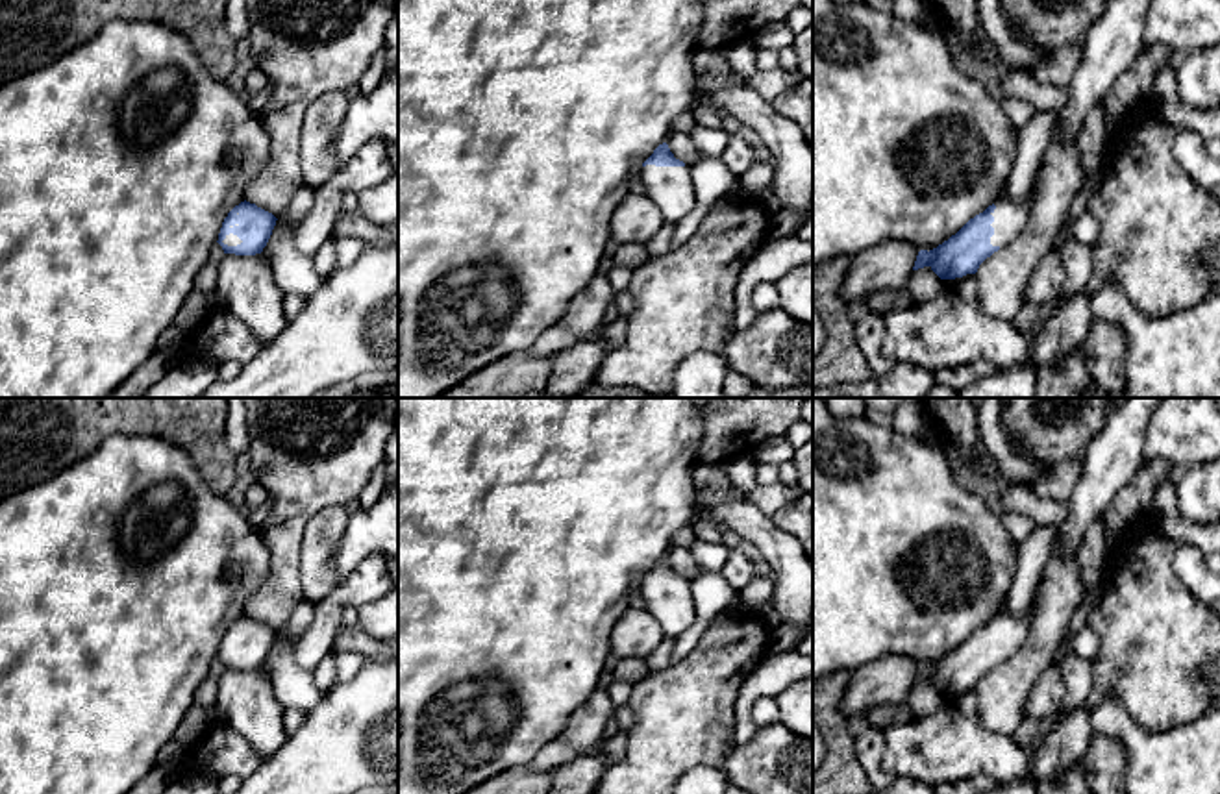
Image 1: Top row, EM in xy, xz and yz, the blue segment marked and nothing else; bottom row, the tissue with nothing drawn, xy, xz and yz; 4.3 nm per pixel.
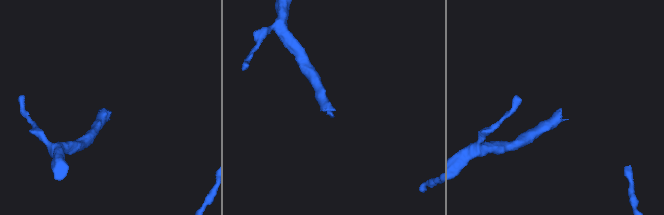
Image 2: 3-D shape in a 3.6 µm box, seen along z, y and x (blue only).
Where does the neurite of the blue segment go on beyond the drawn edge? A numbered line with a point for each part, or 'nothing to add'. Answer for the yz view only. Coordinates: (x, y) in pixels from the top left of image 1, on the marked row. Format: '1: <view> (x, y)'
1: yz (1011, 215)

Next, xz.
1: xz (671, 189)

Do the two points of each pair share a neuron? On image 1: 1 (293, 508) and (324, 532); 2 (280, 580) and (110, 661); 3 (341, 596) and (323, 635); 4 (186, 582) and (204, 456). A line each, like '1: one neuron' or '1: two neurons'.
1: two neurons
2: two neurons
3: one neuron
4: two neurons

